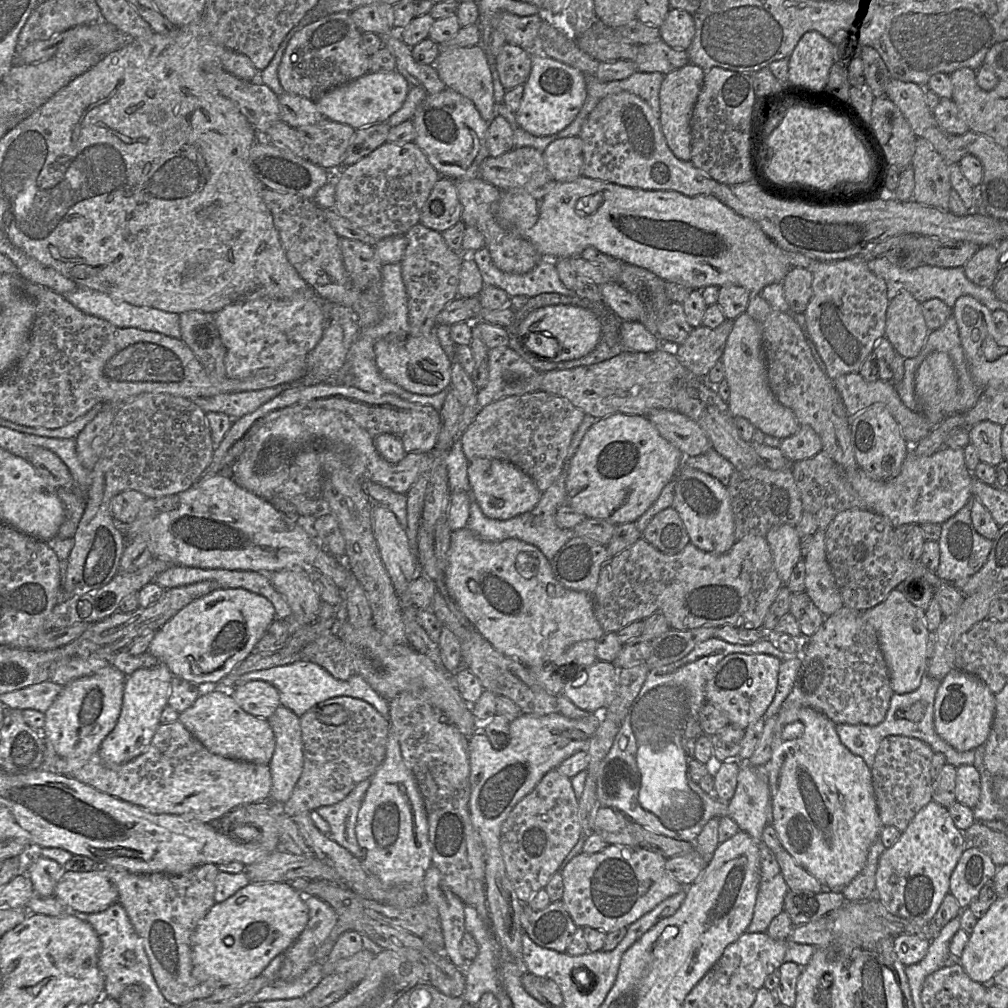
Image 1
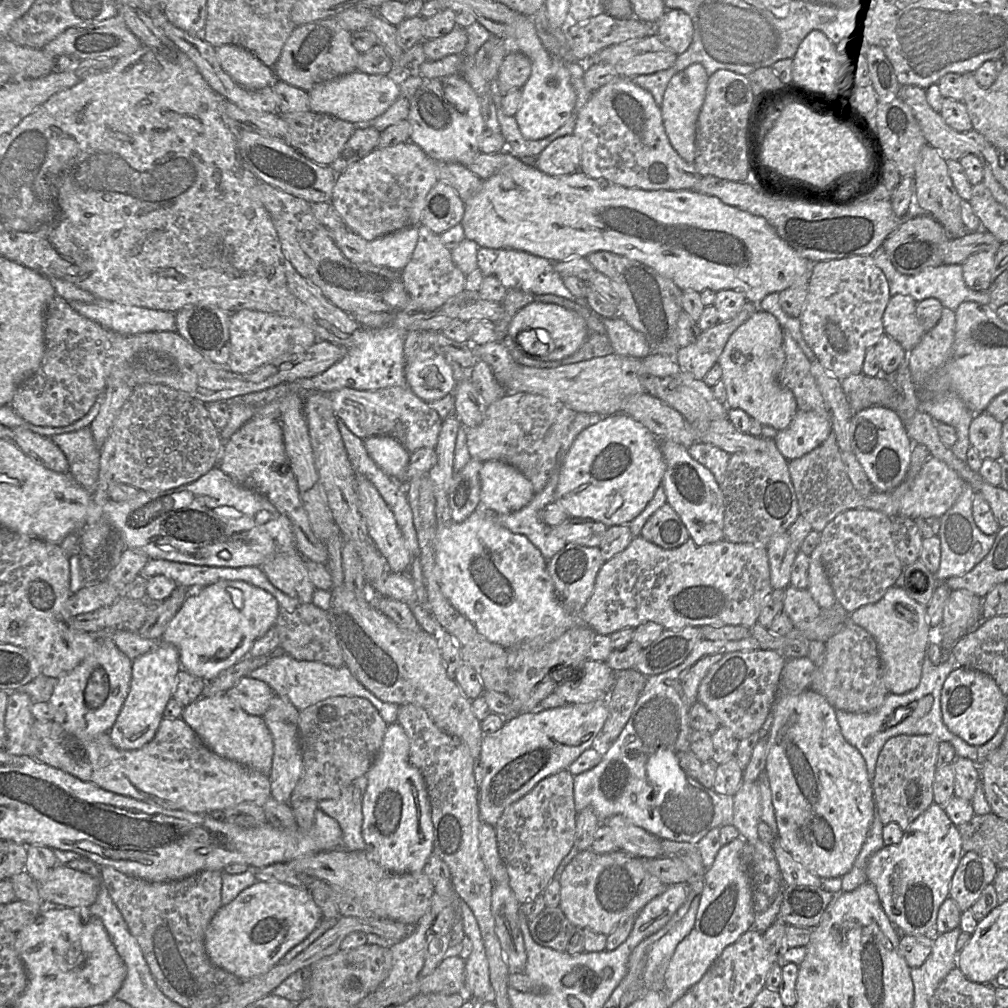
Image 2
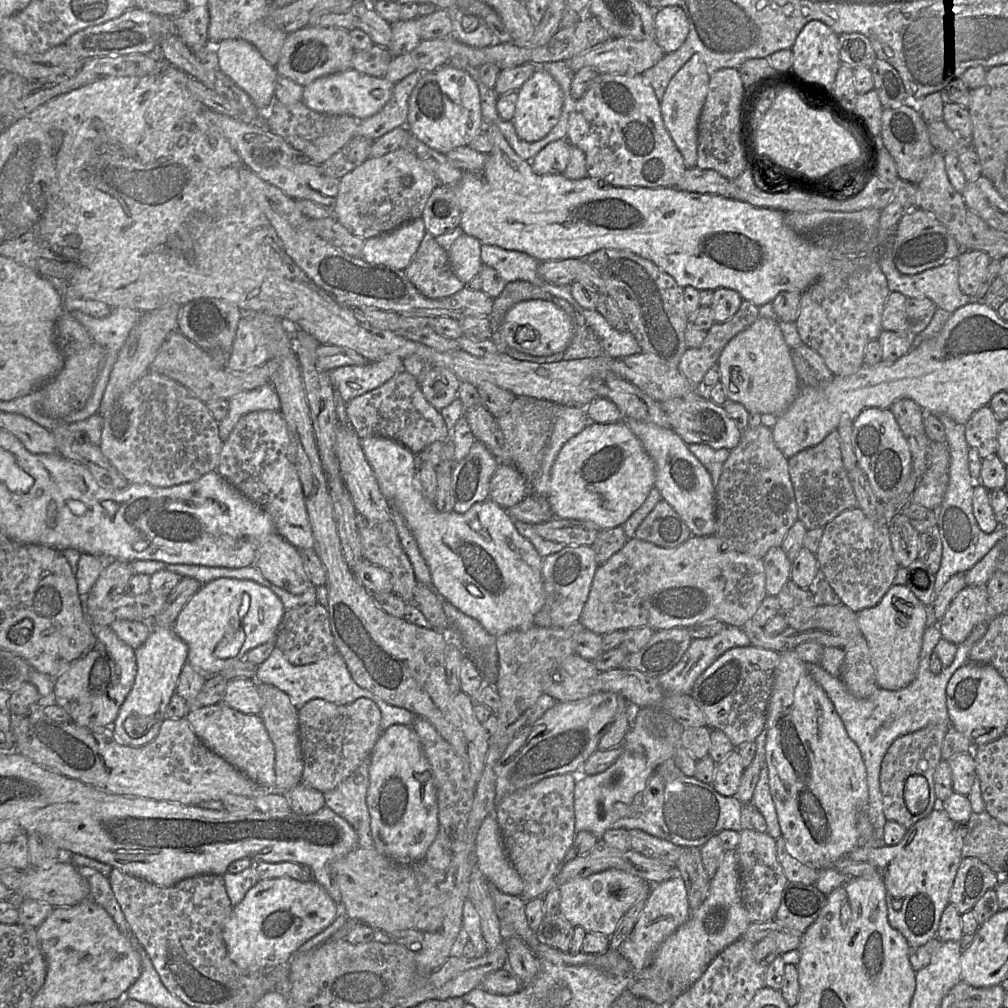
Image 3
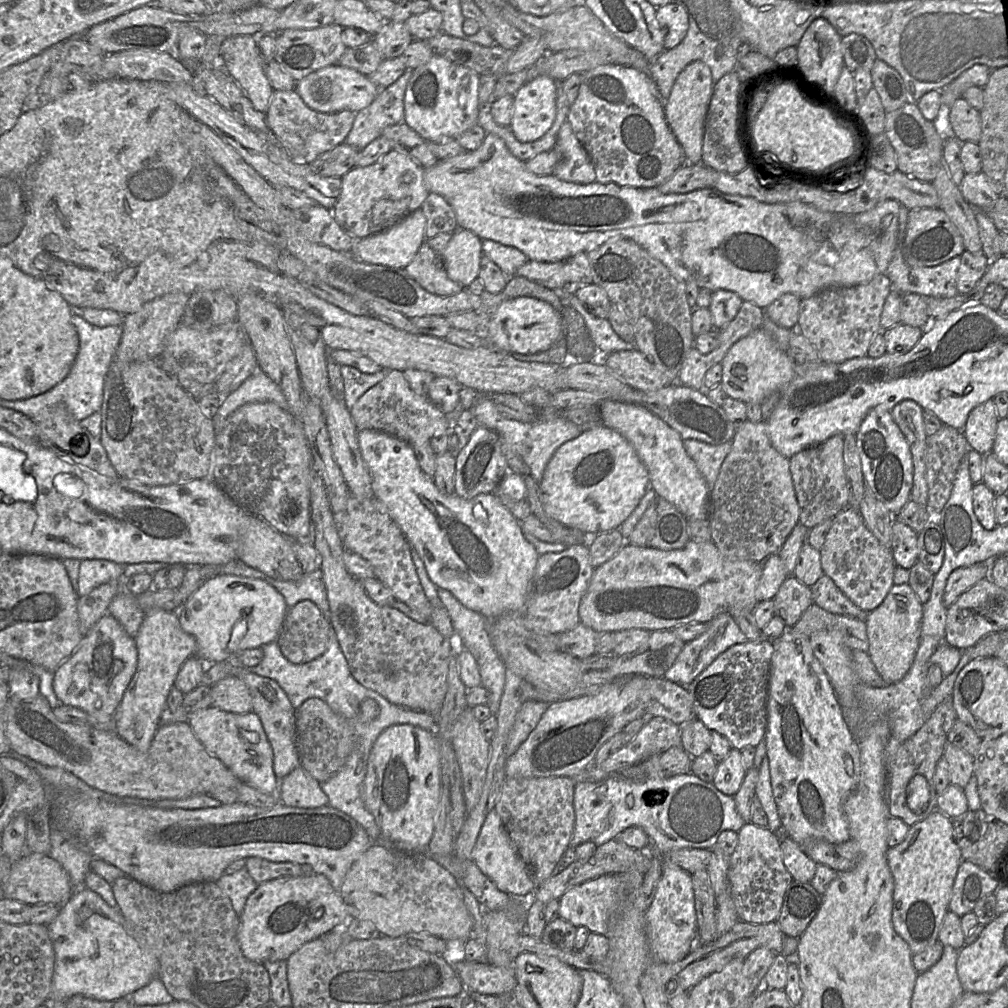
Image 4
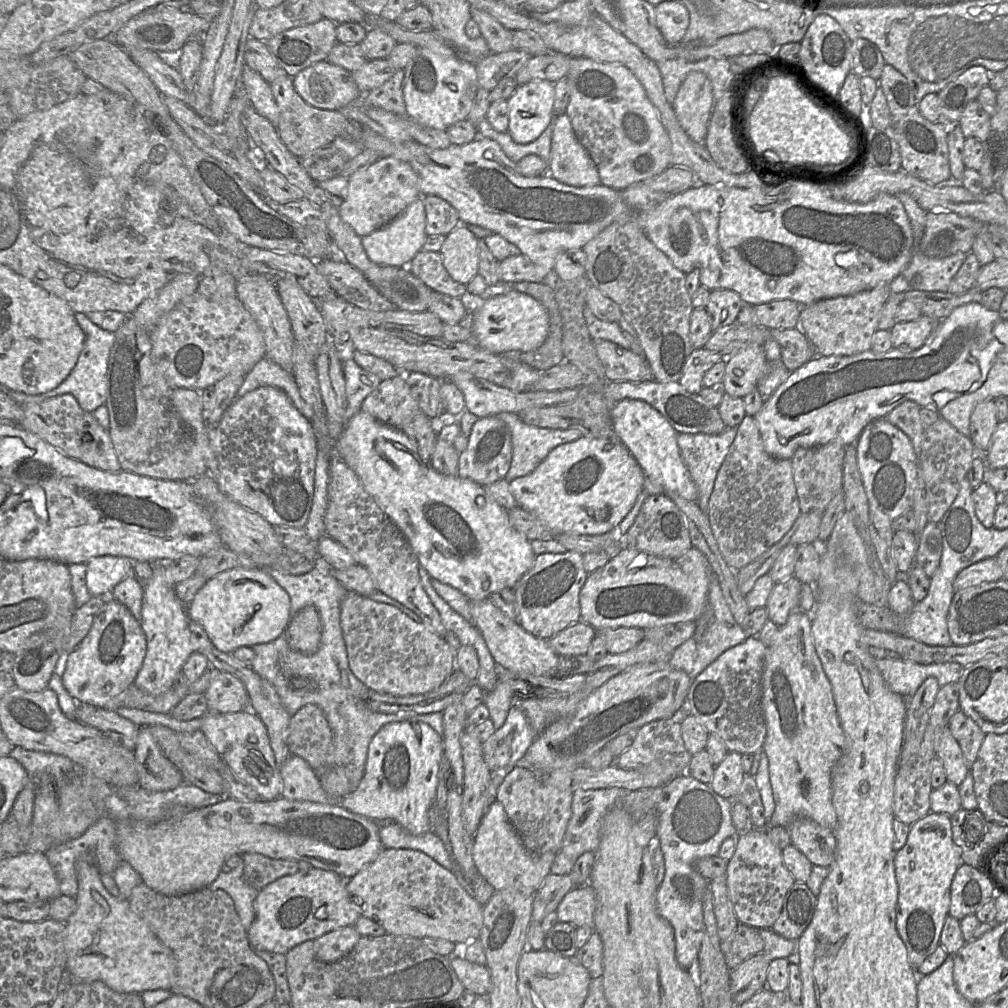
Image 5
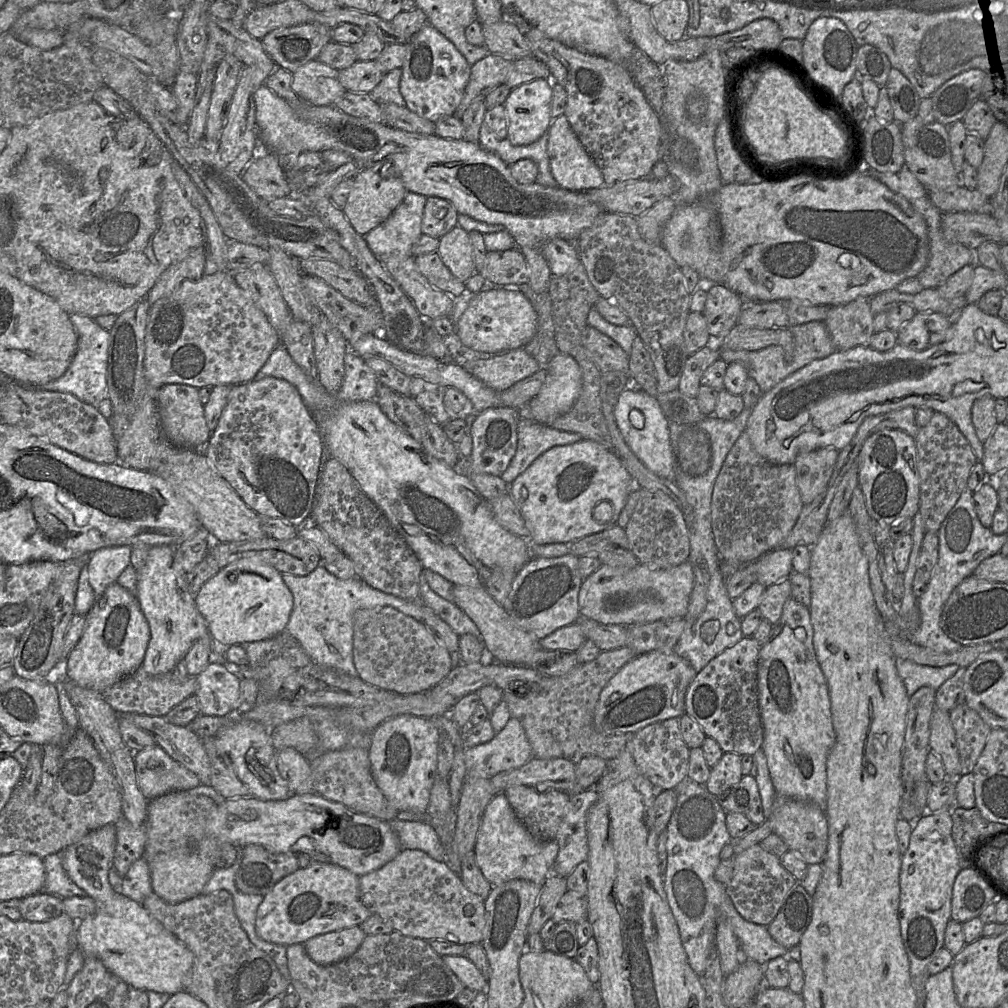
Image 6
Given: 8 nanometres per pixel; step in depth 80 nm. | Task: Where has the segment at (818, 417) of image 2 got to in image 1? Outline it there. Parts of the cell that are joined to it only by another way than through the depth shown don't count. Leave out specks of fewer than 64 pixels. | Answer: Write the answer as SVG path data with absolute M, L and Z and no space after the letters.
M800 425L799 430L782 440L780 450L791 462L810 458L822 450L818 433L809 425Z

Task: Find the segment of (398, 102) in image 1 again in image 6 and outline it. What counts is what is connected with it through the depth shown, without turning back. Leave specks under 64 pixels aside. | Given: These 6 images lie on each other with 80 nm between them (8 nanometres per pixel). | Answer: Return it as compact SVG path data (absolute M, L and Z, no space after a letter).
M311 60L292 73L291 88L306 104L329 106L346 92L339 81L339 71Z

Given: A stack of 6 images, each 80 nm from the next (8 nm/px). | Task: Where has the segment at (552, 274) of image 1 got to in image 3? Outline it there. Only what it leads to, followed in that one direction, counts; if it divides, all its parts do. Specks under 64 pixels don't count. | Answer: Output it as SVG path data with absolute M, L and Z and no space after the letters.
M482 244L481 261L482 264L495 269L506 283L517 280L526 281L554 297L568 301L579 313L584 309L572 296L569 286L558 286L546 282L538 273L540 262L524 252Z

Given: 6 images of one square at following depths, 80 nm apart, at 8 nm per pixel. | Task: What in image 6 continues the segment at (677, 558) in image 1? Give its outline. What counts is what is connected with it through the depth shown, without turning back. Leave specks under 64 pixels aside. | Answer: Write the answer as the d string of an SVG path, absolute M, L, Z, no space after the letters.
M687 560L680 565L653 570L643 564L634 568L603 565L587 577L578 593L580 617L601 624L631 626L661 619L683 618L694 587L694 572Z

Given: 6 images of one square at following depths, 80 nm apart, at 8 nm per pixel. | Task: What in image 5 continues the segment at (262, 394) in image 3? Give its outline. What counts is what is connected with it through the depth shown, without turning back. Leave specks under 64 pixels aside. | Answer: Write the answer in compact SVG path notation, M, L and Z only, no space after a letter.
M268 358L261 359L246 375L245 381L238 390L233 402L236 402L248 392L264 386L283 390L295 408L312 422L313 409L301 398L293 374Z

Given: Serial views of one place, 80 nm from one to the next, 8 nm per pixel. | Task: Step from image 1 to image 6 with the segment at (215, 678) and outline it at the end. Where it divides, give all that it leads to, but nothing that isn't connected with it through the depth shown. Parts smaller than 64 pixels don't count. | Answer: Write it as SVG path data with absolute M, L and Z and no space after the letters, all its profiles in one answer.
M257 557L239 559L221 569L204 584L195 596L198 611L205 619L213 642L225 649L233 645L243 645L256 641L269 640L282 632L293 609L293 596L285 585L282 574Z

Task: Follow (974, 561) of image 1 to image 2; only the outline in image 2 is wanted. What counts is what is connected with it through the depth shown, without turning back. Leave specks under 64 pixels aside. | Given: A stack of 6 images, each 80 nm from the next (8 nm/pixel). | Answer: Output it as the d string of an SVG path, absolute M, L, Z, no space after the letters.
M965 482L956 502L939 518L938 536L941 546L941 558L939 569L935 573L938 581L968 573L987 555L995 541L996 534L984 534L974 522L972 515L974 493L971 485Z

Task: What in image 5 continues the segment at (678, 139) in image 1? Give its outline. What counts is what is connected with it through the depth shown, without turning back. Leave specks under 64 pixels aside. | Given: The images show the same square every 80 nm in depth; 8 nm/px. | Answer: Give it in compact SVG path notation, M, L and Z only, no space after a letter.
M691 72L679 87L672 108L681 127L696 143L703 143L714 106L712 86L702 72Z

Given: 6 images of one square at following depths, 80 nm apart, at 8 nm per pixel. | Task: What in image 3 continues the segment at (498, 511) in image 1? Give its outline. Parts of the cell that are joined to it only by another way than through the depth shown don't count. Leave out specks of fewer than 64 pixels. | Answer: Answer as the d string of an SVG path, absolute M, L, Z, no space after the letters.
M499 463L490 480L489 499L507 510L528 495L528 481L512 464Z

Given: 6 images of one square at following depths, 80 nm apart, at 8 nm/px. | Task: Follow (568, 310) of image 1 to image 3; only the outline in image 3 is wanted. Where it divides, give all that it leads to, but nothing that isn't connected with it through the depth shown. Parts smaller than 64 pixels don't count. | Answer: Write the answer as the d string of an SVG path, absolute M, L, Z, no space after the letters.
M527 300L515 304L504 316L499 336L508 347L532 356L564 352L572 337L572 323L567 313L552 301Z

